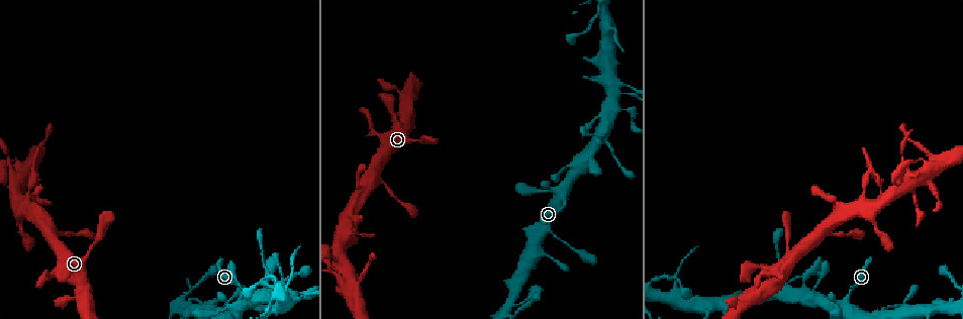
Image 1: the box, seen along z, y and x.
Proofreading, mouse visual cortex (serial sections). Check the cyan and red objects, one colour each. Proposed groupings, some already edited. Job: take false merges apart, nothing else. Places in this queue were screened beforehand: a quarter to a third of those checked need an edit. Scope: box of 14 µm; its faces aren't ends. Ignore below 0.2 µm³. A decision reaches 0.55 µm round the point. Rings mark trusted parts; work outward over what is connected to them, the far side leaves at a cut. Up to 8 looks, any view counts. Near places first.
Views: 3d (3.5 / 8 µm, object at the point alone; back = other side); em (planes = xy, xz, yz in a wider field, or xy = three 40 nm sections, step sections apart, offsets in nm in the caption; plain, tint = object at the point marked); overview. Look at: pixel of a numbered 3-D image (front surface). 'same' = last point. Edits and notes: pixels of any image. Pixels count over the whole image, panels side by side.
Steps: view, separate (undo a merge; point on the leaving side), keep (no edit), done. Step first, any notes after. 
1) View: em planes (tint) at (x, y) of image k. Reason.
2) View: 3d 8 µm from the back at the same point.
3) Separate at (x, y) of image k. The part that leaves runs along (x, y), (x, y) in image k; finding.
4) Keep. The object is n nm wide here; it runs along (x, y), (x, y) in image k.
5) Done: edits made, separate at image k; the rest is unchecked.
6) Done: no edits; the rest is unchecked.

View: 3d 3.5 µm at (907, 175) of image 1. Branch point.

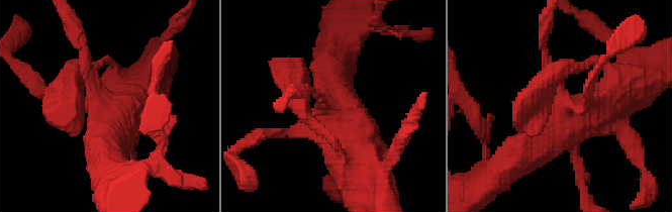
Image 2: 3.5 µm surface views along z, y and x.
View: em xy step 5 (tint) at (329, 105) of image 2. Need the tissue.

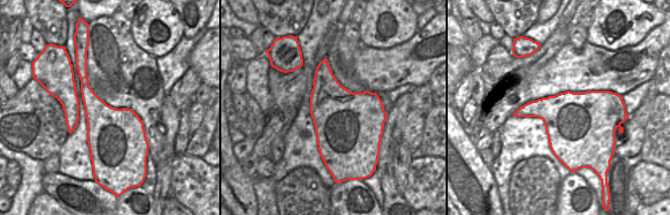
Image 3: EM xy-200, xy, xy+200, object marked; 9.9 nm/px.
Keep. It runs along (514, 160), (566, 119), (620, 94) in image 2; one cell here.

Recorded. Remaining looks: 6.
View: 3d 3.5 µm at (237, 302) of image 1. Arms part here.

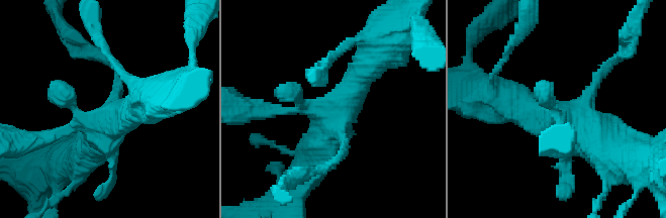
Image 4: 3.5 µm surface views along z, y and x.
View: em xy step 3 (plain) at (577, 114) of image 4. Shape alone is not enough.

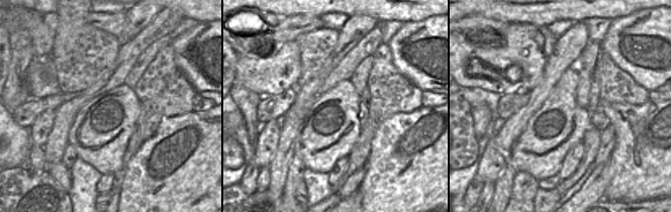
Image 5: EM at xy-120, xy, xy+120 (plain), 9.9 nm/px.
View: em xy step 3 (tint) at the same point.

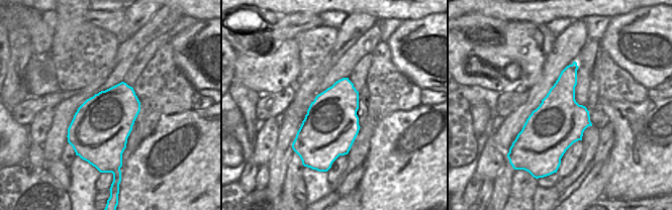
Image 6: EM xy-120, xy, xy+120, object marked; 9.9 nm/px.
Keep. It runs along (614, 61), (570, 116), (521, 104) in image 4; continuous, no second cell.

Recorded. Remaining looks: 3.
View: 3d 3.5 µm at (292, 294) of image 1. Two arms in line, one across.

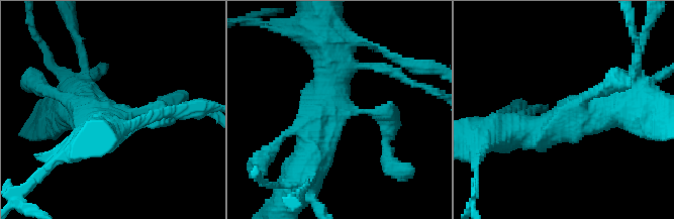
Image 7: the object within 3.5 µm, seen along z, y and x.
View: em xy step 5 (tint) at (337, 110) of image 7. Shape alone is not enough.

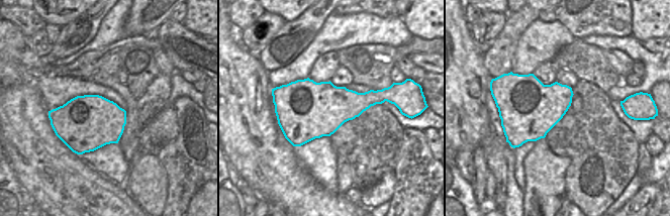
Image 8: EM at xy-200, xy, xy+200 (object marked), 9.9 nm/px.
Keep. One cell here.

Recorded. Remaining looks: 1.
Done: no edits; the rest is unchecked.

